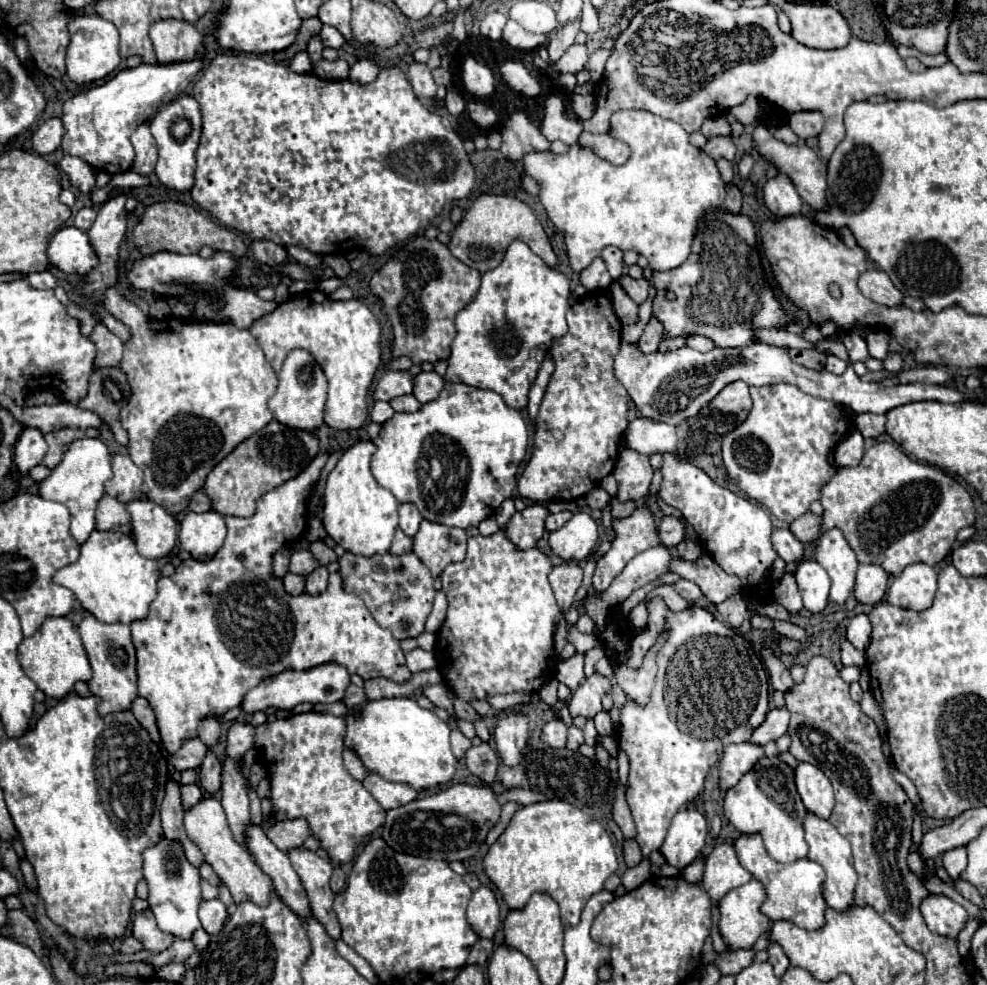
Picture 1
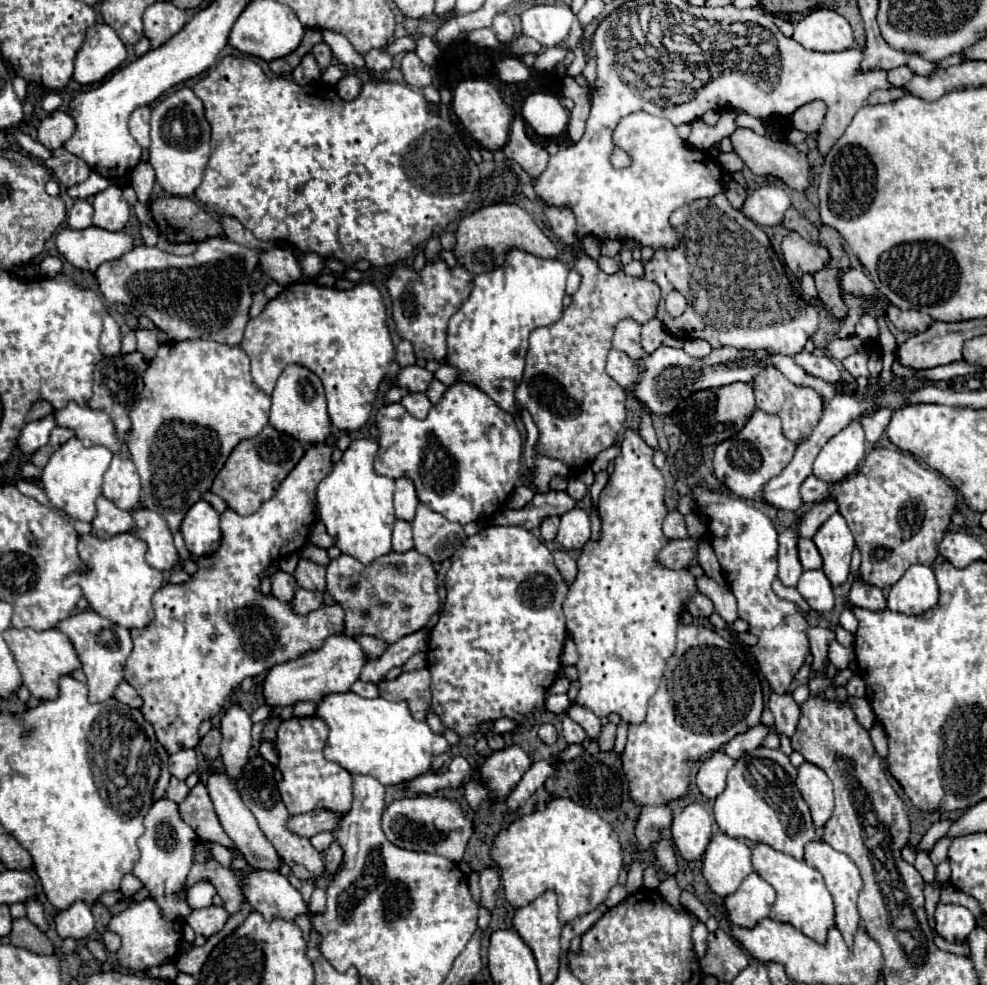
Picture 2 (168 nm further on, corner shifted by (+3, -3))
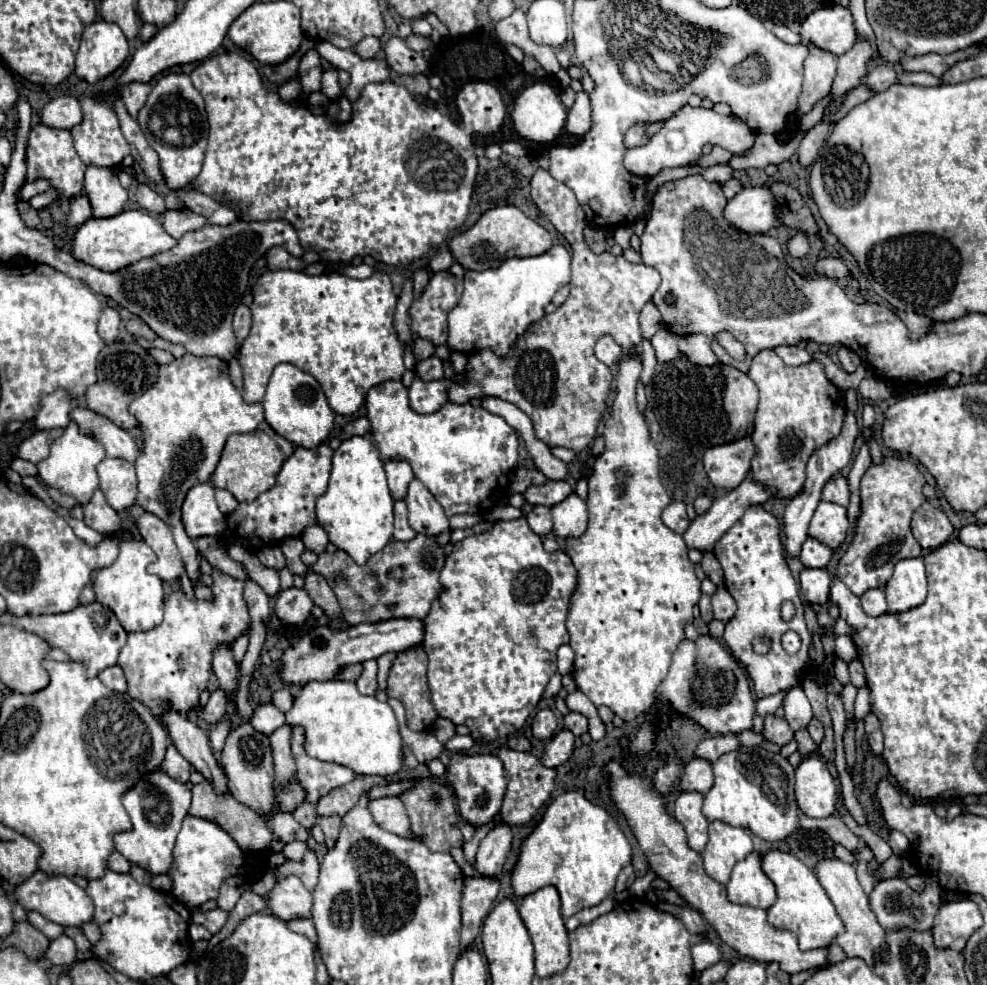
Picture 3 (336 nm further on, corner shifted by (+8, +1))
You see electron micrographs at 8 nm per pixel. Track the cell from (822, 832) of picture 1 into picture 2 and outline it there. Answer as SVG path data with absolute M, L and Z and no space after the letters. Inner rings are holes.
M810 842L806 844L806 854L804 854L804 860L806 864L810 864L812 868L816 868L822 878L824 878L824 884L826 888L830 890L832 898L834 898L834 908L836 908L836 928L842 932L848 948L852 948L854 944L854 934L856 930L860 928L860 914L858 914L858 908L856 908L856 900L858 900L858 894L862 892L862 878L860 878L860 872L856 868L856 864L842 852L836 852L830 844L826 842Z

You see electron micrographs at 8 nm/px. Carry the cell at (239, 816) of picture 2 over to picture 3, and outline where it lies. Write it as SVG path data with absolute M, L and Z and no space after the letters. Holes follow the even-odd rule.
M167 712L163 716L163 722L167 724L169 736L171 736L175 748L183 754L183 758L189 760L195 766L195 770L201 772L205 776L205 780L209 784L213 784L213 788L217 788L217 792L227 794L229 780L225 780L223 768L219 766L219 762L213 756L207 734L199 726L195 726L189 718L179 716L175 712Z

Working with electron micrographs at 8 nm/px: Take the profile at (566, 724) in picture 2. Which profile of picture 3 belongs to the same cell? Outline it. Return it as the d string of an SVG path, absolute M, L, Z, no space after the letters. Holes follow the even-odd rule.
M569 712L565 718L563 718L563 728L565 730L571 730L575 736L581 736L587 732L587 718L577 714L577 712Z

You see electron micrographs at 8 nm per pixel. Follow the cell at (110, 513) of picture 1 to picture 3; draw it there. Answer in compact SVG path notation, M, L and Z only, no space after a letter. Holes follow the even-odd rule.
M95 490L91 502L83 506L83 514L85 514L85 524L101 532L103 536L113 536L121 530L119 512L107 504L105 494L101 490Z

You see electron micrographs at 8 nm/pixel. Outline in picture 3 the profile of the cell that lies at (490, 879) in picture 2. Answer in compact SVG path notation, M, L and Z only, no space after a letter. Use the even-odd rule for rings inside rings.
M505 824L493 828L479 844L477 858L475 858L477 874L499 876L503 872L503 864L509 850L511 850L511 828Z

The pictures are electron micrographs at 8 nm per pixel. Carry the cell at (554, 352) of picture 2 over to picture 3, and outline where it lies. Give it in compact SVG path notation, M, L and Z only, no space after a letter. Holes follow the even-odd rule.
M535 170L531 198L571 246L571 294L553 314L545 314L539 322L531 324L513 344L507 358L497 358L491 350L473 354L467 362L465 384L449 384L449 400L465 404L471 398L497 396L525 412L531 408L531 420L539 440L549 446L565 446L581 452L597 436L597 428L609 406L613 382L609 366L593 354L595 342L609 334L615 340L641 344L639 312L653 298L661 278L655 268L631 264L623 256L609 252L593 254L583 238L587 220L575 194L551 178L547 170Z

